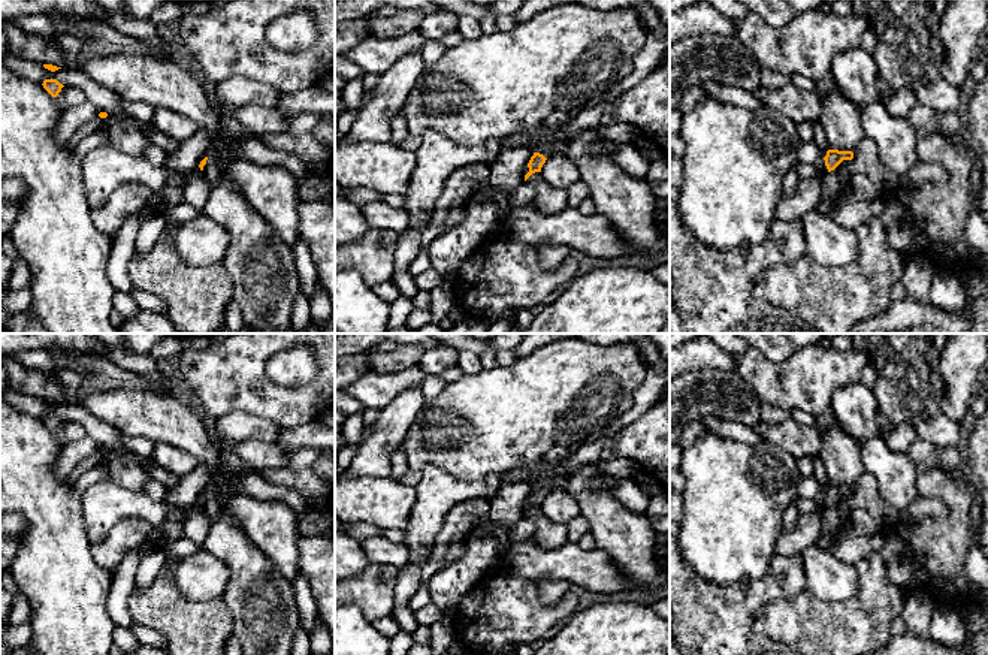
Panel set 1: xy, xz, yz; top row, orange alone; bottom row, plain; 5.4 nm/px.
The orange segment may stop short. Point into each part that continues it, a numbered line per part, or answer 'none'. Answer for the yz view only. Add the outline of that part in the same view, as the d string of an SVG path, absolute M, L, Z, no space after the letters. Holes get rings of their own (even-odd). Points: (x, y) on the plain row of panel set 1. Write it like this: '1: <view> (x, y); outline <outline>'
1: yz (807, 528); outline M824 493L816 498L816 504L818 508L813 513L798 516L792 529L783 528L776 543L776 553L800 555L804 547L816 543L821 535L822 514L828 508Z

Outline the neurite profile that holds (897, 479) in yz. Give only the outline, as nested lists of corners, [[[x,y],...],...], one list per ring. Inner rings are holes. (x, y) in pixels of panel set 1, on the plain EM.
[[[876,435],[861,446],[864,471],[874,476],[882,499],[900,516],[919,496],[918,471],[907,452],[892,450]]]

